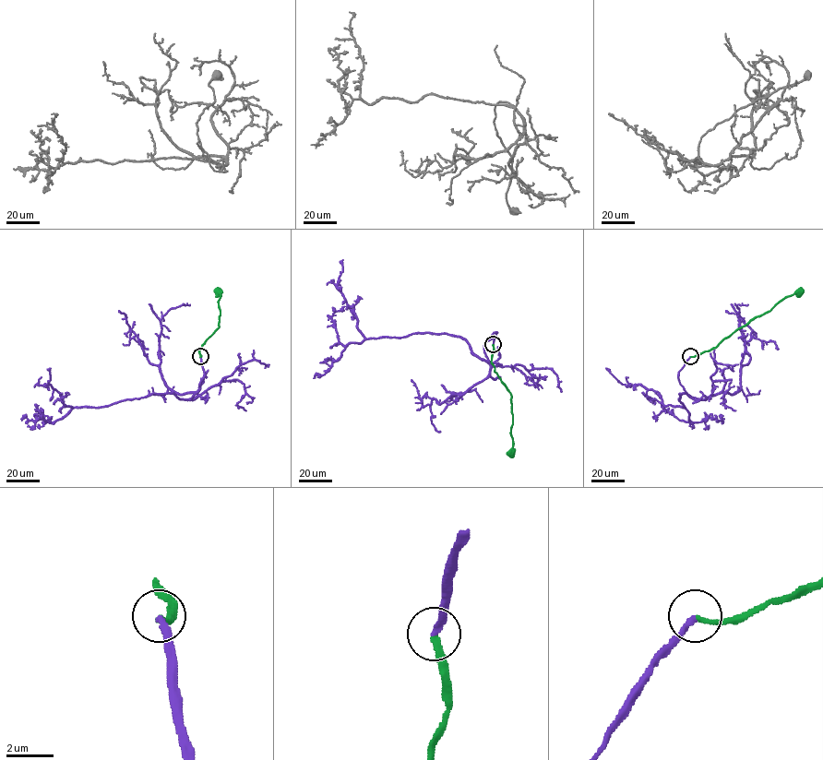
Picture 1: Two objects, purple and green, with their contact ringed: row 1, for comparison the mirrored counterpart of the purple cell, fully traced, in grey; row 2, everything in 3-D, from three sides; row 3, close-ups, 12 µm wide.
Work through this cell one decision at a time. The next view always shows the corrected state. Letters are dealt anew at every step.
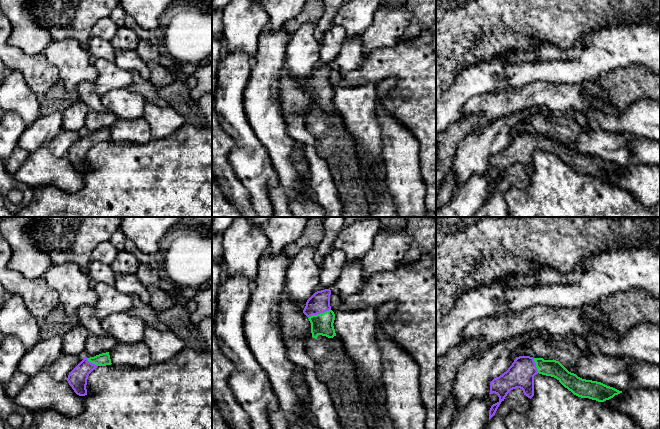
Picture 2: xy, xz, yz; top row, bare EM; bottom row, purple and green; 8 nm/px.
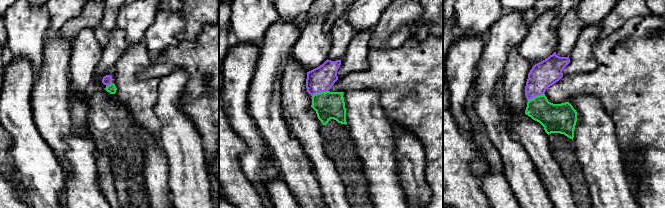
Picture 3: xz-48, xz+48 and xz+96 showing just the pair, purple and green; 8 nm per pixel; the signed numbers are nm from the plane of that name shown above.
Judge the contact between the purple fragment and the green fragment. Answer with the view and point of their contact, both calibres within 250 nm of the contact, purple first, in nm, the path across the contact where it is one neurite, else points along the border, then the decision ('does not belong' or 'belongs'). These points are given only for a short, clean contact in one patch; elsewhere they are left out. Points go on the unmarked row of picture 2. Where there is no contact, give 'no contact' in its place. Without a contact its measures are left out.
contact xz (319, 89); calibres 170 and 180 nm; way xz (319, 78), (319, 89), (321, 100); belongs

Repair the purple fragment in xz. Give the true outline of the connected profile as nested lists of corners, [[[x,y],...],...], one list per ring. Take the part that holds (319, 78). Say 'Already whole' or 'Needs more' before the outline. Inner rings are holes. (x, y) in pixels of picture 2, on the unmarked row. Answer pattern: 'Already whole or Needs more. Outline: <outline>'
Needs more. Outline: [[[325,65],[315,68],[306,78],[303,89],[311,99],[312,113],[319,111],[333,114],[336,112],[333,102],[335,90],[330,82],[331,66]]]

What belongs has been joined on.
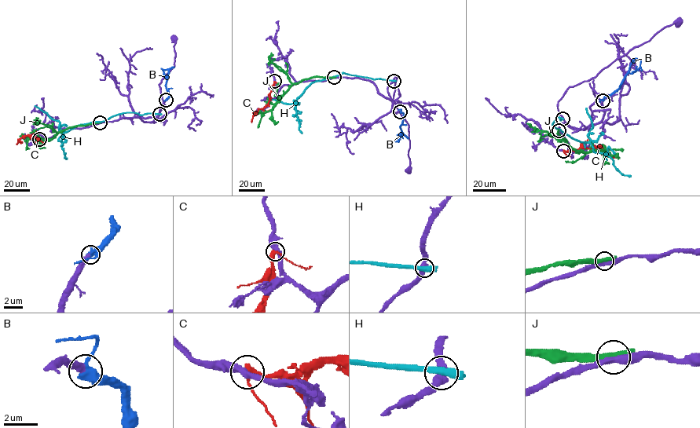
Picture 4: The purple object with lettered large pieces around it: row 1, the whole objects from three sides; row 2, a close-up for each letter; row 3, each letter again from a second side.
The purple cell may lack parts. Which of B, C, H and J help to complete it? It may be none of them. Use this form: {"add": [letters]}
{"add": ["B"]}

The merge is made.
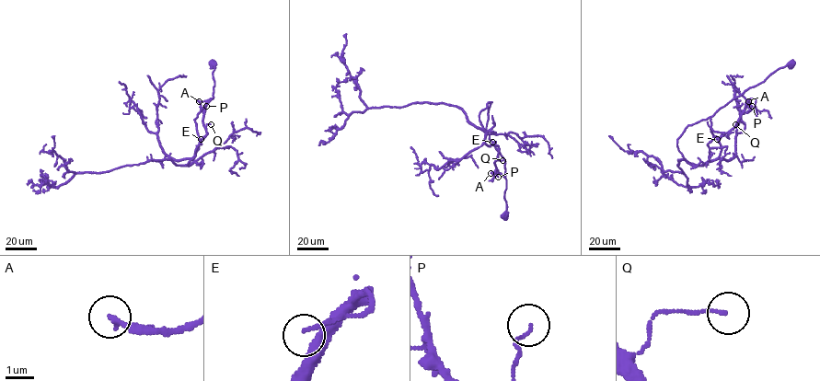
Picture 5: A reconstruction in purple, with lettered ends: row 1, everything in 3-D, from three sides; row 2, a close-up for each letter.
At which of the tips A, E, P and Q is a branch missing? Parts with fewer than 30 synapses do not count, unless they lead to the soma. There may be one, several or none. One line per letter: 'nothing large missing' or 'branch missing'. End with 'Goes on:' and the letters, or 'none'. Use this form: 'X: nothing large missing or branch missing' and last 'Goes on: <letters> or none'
A: nothing large missing
E: nothing large missing
P: nothing large missing
Q: nothing large missing
Goes on: none

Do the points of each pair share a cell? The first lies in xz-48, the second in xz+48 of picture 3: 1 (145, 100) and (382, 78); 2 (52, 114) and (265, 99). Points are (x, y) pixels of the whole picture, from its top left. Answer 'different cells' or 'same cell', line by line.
1: different cells
2: same cell

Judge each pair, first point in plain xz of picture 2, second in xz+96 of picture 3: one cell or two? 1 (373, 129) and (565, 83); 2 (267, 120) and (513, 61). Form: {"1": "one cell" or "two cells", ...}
{"1": "two cells", "2": "two cells"}

